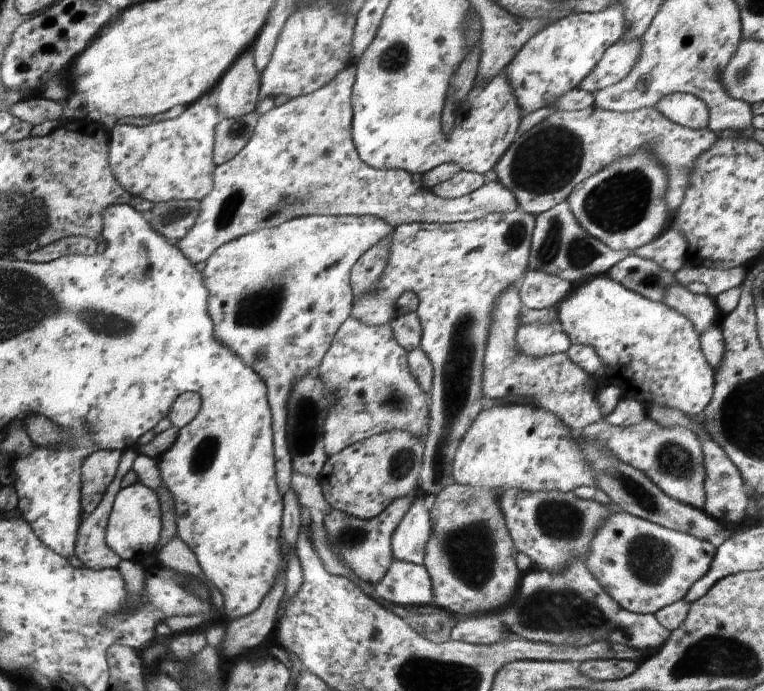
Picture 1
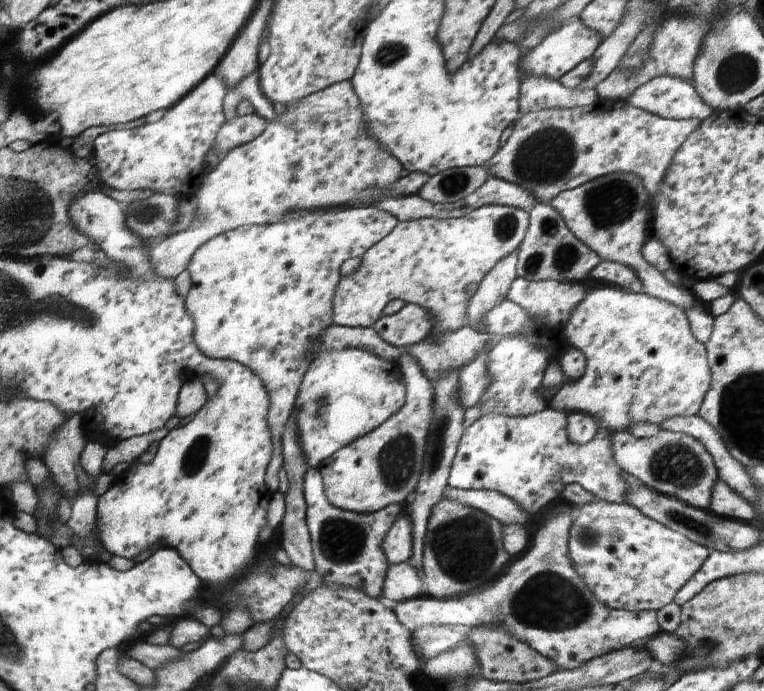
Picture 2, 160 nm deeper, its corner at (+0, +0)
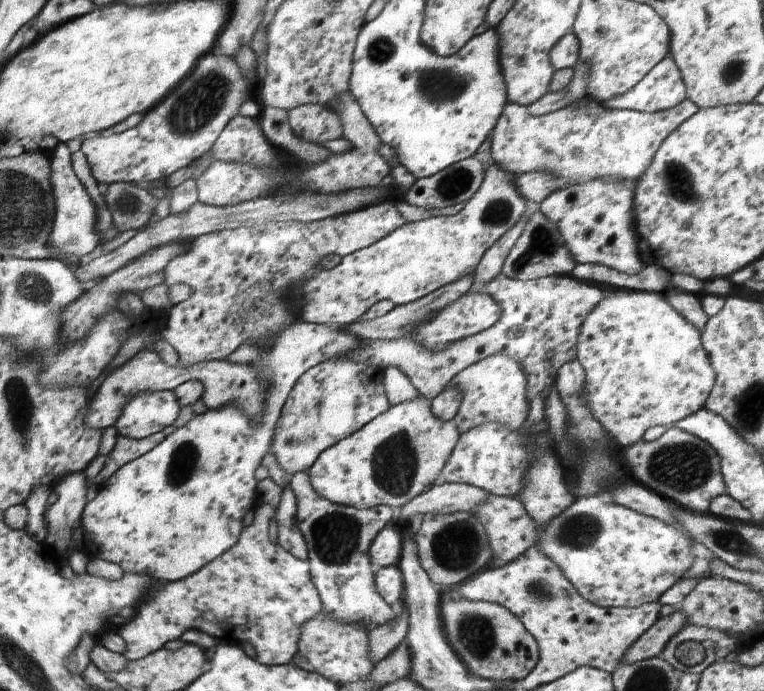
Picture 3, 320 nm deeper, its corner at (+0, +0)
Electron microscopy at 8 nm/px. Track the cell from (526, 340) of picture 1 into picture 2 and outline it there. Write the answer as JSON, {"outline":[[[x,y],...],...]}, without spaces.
{"outline":[[[521,334],[502,337],[489,350],[488,372],[493,382],[477,402],[480,404],[481,416],[496,413],[523,417],[544,410],[548,402],[538,390],[544,385],[544,374],[548,366],[548,352],[535,347],[532,340],[526,339]]]}

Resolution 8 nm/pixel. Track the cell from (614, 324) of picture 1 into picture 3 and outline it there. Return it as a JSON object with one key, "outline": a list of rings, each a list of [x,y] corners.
{"outline":[[[616,290],[615,294],[608,296],[585,319],[585,323],[581,326],[580,339],[577,342],[577,360],[584,368],[586,376],[585,390],[582,390],[584,396],[582,398],[586,398],[586,404],[590,406],[593,415],[609,432],[619,449],[637,444],[654,426],[658,425],[661,429],[673,427],[684,418],[700,412],[705,406],[706,398],[708,398],[708,394],[710,394],[710,390],[715,384],[715,373],[710,365],[710,358],[708,358],[708,354],[702,347],[701,331],[674,310],[672,304],[664,298],[664,293]]]}

